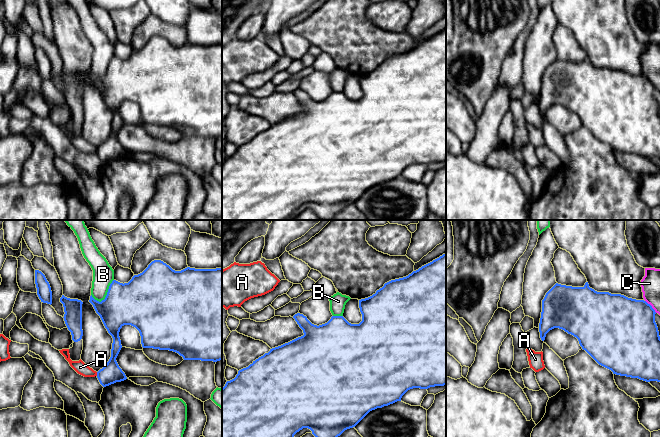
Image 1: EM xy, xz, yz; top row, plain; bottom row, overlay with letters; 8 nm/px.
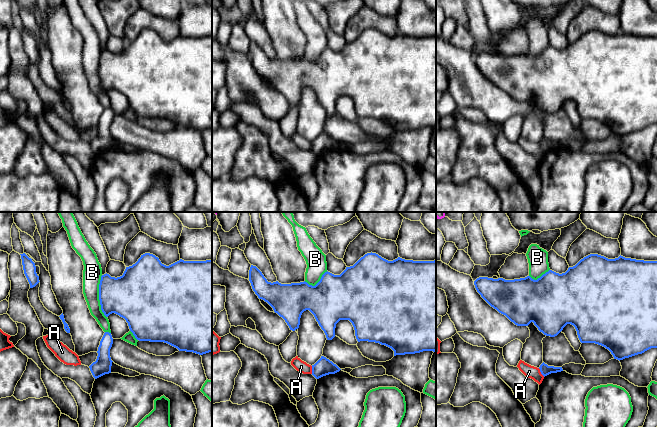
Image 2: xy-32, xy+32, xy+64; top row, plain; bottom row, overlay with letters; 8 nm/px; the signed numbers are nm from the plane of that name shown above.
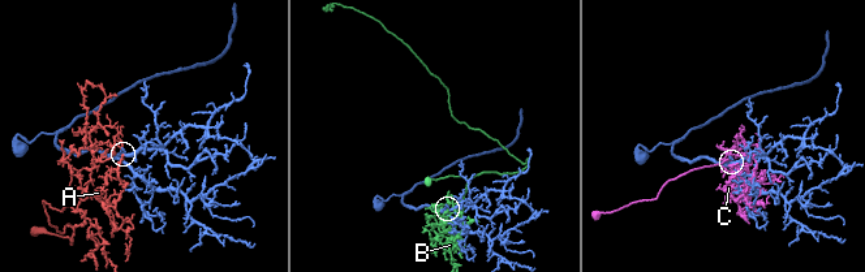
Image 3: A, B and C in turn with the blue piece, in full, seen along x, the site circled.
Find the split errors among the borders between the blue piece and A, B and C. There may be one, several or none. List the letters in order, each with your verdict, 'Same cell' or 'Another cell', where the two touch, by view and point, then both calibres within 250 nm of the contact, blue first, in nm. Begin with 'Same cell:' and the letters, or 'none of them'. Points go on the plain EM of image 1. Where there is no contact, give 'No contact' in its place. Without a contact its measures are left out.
Same cell: none of them
A: Another cell. Touches blue at xy (97, 150). Thickness 160 nm (blue) against 100 nm
B: Another cell. Touches blue at xy (106, 71). Thickness 360 nm (blue) against 170 nm
C: Another cell. Touches blue at yz (651, 82). Thickness 460 nm (blue) against 150 nm

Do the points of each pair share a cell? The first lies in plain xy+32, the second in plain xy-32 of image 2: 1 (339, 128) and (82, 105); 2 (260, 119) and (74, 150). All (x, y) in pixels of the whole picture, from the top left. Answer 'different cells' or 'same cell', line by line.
1: different cells
2: same cell

